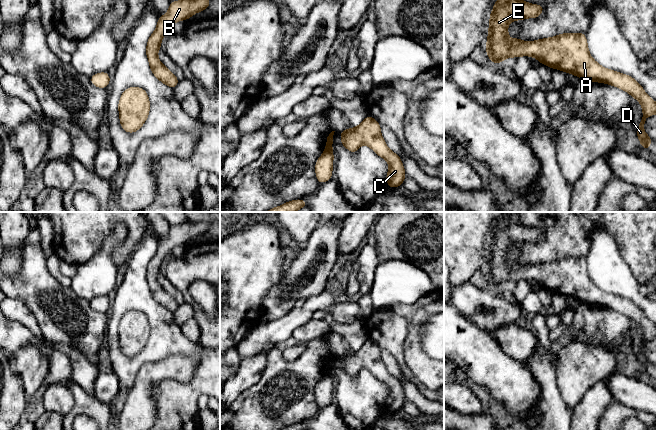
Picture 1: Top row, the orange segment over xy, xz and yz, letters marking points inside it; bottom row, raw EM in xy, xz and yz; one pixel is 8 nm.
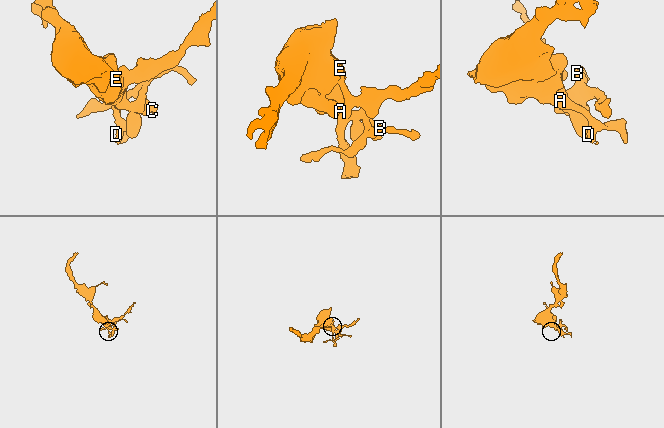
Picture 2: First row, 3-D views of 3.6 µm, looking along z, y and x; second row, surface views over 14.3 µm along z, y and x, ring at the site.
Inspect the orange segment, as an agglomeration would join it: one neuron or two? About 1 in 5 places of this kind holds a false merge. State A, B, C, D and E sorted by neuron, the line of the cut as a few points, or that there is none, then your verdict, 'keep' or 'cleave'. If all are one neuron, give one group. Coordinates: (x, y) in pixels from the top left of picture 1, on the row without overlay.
A B C D E | no cut | keep

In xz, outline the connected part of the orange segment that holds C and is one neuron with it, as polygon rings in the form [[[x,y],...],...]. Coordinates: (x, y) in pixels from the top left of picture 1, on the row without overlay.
[[[370,339],[363,346],[352,353],[340,356],[341,368],[351,377],[355,377],[363,368],[368,369],[377,379],[384,382],[389,388],[386,399],[389,412],[401,410],[406,397],[399,379],[392,376],[386,369],[381,356],[381,349]]]

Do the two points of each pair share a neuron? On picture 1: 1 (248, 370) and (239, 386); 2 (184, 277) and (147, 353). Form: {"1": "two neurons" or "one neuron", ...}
{"1": "one neuron", "2": "two neurons"}

